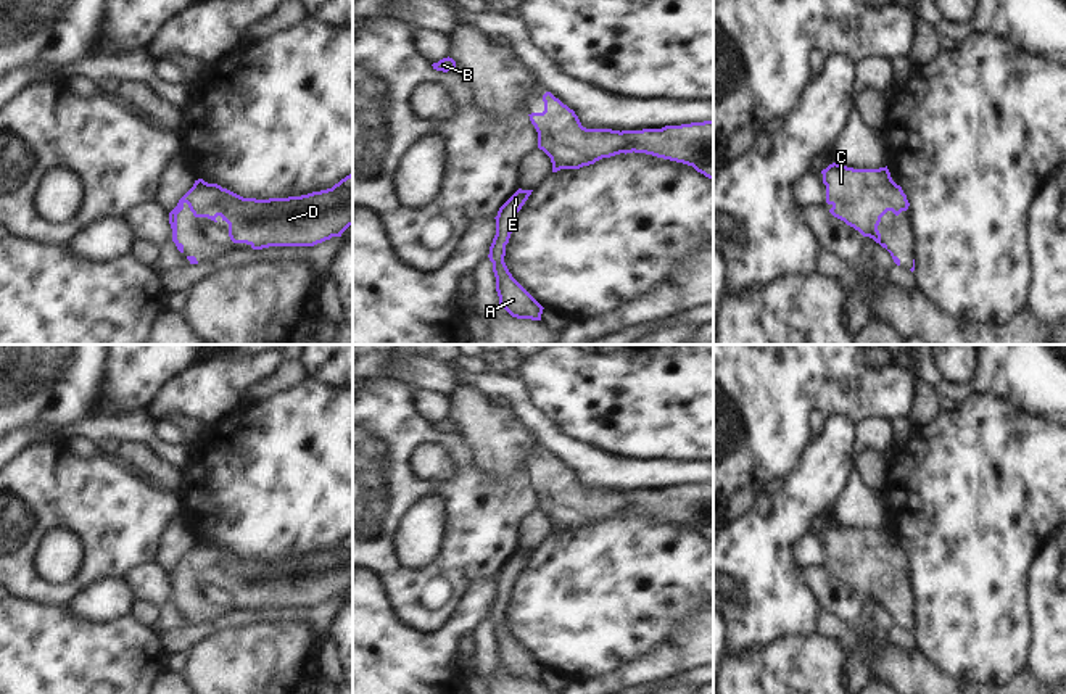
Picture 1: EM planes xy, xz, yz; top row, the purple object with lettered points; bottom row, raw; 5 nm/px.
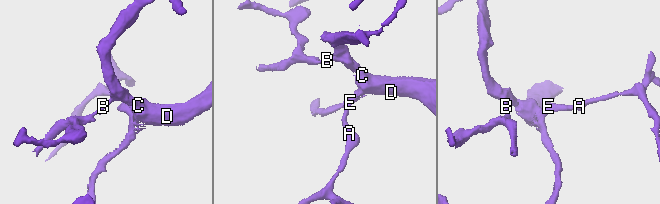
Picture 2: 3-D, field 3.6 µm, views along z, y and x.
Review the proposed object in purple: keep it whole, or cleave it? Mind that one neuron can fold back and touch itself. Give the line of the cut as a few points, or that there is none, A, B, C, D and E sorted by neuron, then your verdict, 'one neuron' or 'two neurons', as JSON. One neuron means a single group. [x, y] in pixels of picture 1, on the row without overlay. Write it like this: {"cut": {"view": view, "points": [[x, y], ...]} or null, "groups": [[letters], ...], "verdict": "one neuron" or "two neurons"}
{"cut": null, "groups": [["A", "B", "C", "D", "E"]], "verdict": "one neuron"}

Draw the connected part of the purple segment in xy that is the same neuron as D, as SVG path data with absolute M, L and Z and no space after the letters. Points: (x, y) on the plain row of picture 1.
M353 535L341 539L332 549L288 559L243 559L217 544L203 539L179 560L169 573L172 602L184 613L184 605L177 601L177 575L188 565L195 578L208 578L214 583L217 576L229 585L229 597L233 604L246 604L253 610L269 607L314 607L341 594L353 586Z

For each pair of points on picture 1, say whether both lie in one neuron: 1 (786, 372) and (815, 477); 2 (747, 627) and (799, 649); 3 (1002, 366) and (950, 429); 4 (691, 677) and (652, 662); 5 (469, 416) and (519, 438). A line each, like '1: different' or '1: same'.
1: different
2: different
3: different
4: different
5: same

